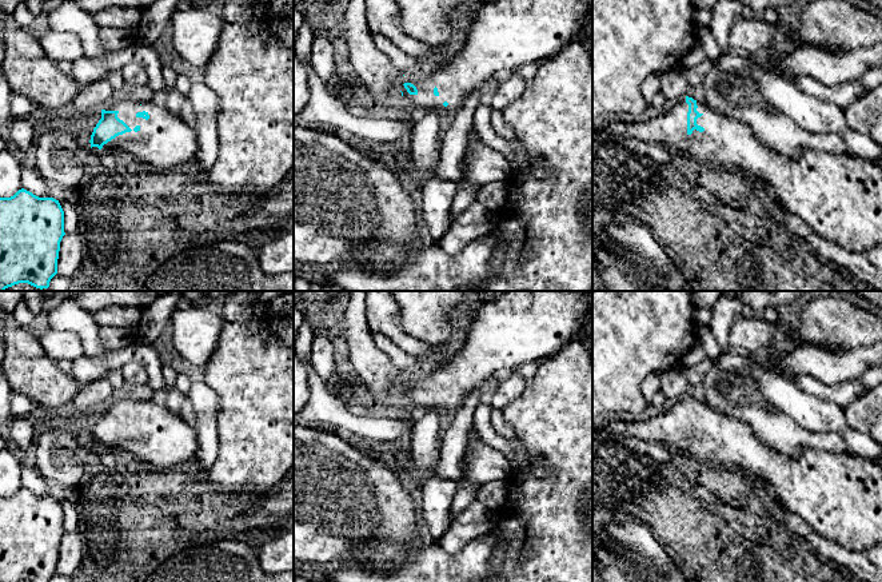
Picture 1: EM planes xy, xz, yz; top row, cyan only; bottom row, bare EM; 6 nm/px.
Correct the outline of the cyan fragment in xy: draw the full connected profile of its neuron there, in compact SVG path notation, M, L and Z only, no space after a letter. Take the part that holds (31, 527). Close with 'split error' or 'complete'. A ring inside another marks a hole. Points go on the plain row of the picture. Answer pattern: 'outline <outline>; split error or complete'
outline M24 487L11 497L0 497L0 582L49 582L57 573L60 541L64 534L64 510L59 499L39 497Z; complete

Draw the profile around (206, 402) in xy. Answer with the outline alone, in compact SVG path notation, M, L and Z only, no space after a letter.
M196 380L191 384L188 400L192 403L196 412L195 428L197 432L199 449L195 459L204 475L219 455L216 418L219 396L208 384L204 383L204 380Z

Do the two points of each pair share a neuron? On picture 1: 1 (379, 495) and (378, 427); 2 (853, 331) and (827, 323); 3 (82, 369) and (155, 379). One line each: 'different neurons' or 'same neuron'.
1: different neurons
2: same neuron
3: same neuron

